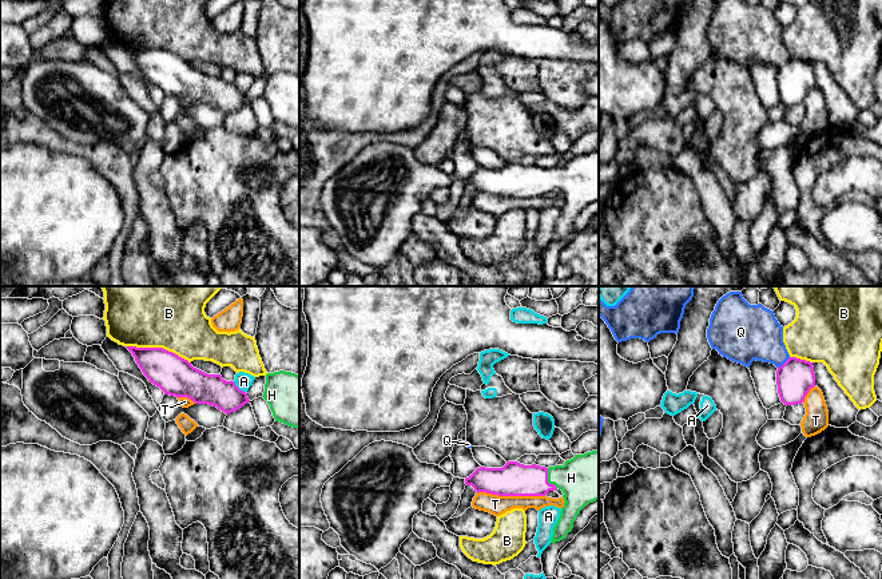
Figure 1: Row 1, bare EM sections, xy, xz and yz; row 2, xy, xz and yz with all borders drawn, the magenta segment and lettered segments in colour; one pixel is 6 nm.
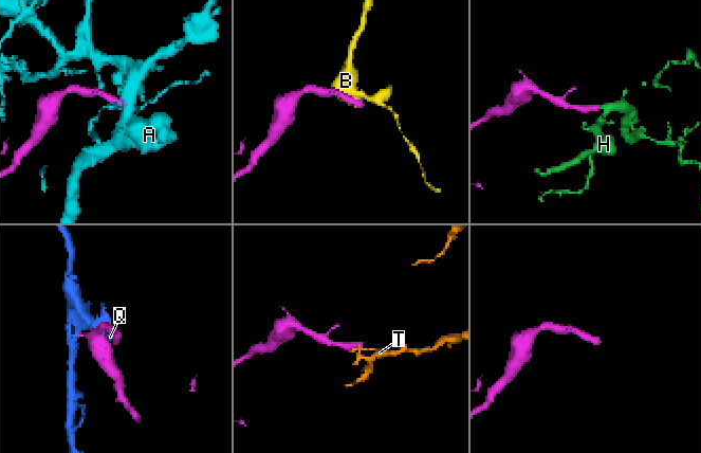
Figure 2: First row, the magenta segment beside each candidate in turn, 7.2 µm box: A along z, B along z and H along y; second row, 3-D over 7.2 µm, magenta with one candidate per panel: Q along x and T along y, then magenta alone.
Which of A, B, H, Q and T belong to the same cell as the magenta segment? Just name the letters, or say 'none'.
H

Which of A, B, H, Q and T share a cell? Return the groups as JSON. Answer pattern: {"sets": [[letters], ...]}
{"sets": [["A"], ["B"], ["H"], ["Q"], ["T"]]}

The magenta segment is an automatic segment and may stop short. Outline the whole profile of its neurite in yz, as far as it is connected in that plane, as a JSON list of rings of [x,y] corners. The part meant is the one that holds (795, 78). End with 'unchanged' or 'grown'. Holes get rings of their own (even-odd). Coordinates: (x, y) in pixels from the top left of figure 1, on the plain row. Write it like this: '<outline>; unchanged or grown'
[[[790,57],[776,71],[776,86],[784,106],[802,104],[811,88],[815,87],[814,63]]]; unchanged

